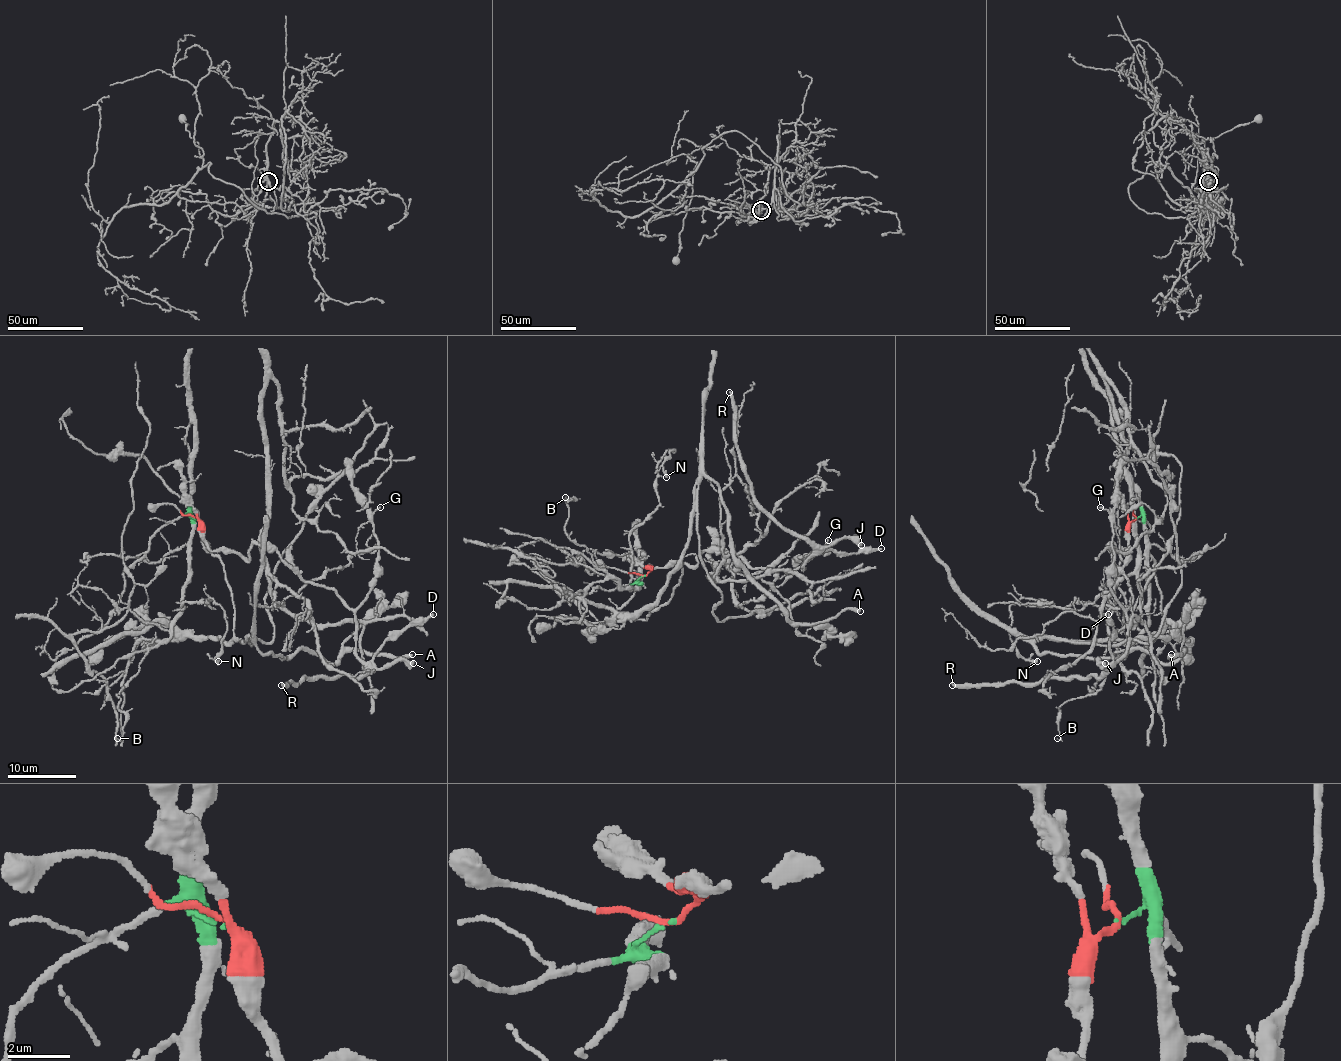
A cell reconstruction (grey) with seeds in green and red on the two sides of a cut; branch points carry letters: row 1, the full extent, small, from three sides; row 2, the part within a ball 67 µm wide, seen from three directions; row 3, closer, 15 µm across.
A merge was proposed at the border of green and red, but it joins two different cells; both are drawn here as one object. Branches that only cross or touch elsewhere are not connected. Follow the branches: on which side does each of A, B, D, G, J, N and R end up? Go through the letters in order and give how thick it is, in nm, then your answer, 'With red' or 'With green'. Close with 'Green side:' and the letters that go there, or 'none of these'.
A: Thickness 440 nm. With green
B: Thickness 130 nm. With green
D: Thickness 260 nm. With red
G: Thickness 130 nm. With red
J: Thickness 550 nm. With red
N: Thickness 300 nm. With green
R: Thickness 300 nm. With red
Green side: A, B, N

